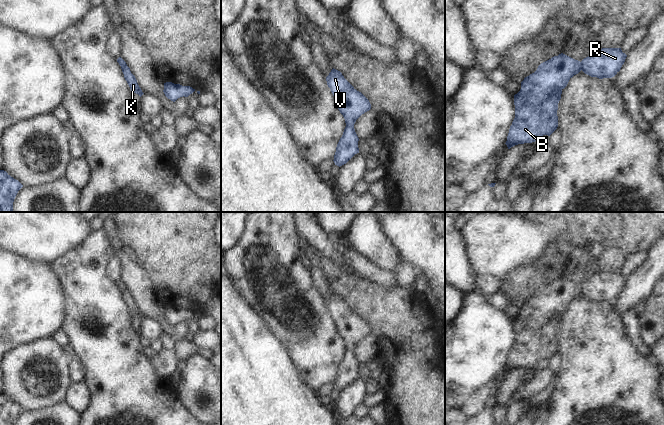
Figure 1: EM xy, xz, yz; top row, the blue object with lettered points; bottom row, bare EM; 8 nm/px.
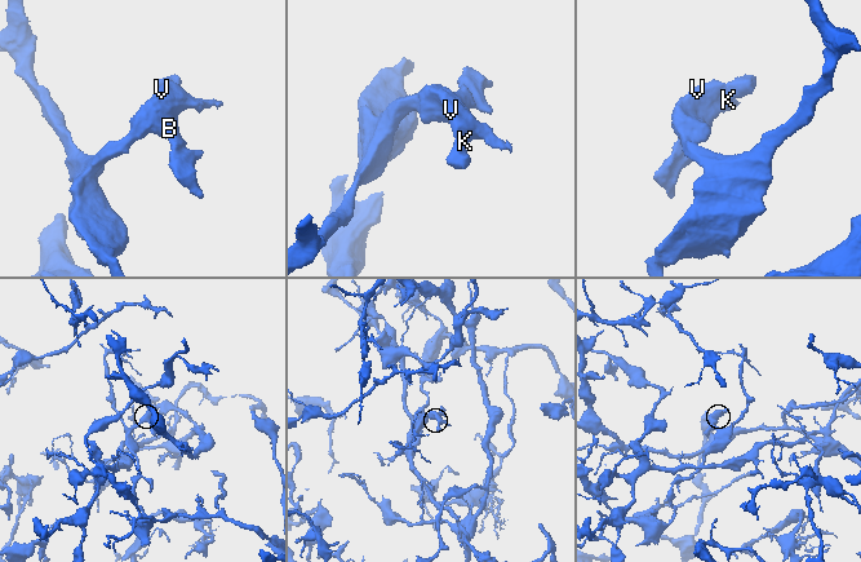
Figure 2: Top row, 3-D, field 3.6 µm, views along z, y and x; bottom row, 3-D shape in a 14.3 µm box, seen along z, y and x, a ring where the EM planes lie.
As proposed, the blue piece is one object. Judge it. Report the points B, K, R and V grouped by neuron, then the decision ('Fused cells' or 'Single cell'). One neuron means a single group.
Groups: B K R V. Single cell

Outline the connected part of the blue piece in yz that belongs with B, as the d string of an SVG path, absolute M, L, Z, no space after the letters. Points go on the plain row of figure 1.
M602 272L594 274L581 286L561 277L541 287L534 297L524 302L520 315L514 319L515 342L505 367L508 373L518 368L535 366L543 359L550 360L557 353L557 334L562 314L574 299L582 294L591 301L612 302L620 295L626 281L621 272Z

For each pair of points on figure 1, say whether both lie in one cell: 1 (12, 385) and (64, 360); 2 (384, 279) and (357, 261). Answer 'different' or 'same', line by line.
1: same
2: same

